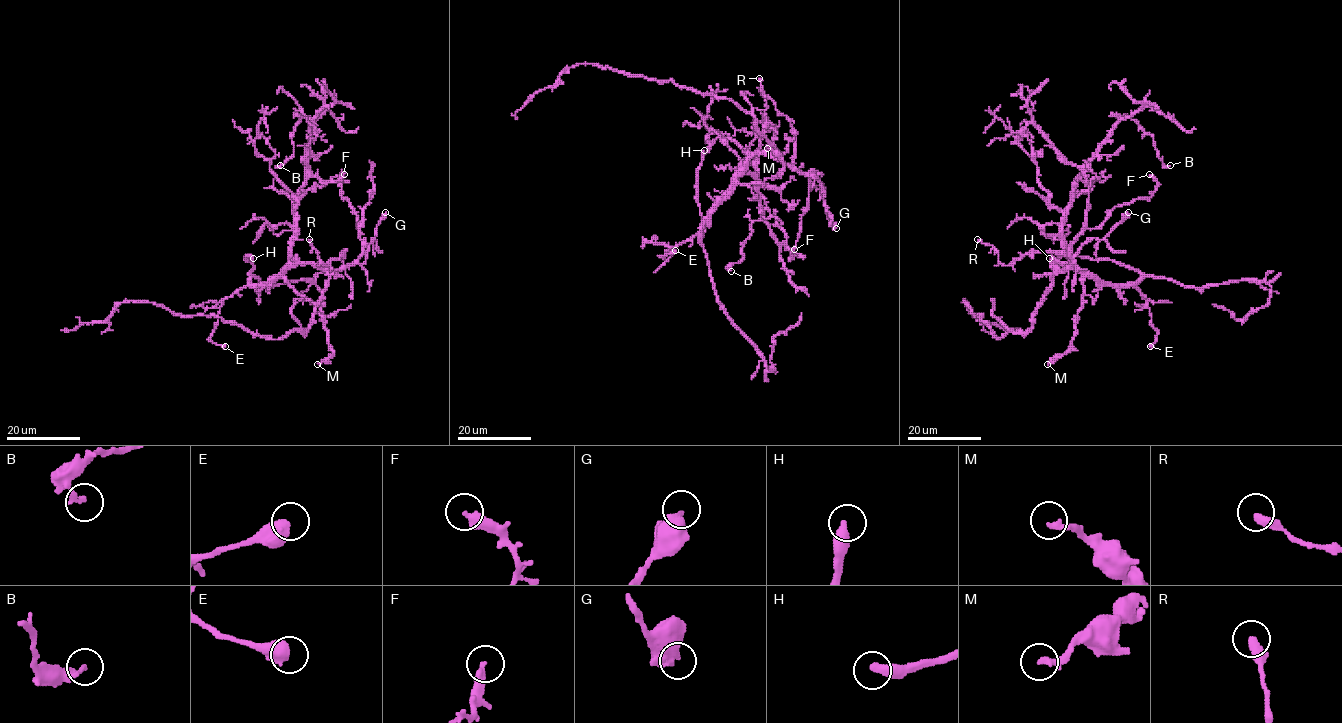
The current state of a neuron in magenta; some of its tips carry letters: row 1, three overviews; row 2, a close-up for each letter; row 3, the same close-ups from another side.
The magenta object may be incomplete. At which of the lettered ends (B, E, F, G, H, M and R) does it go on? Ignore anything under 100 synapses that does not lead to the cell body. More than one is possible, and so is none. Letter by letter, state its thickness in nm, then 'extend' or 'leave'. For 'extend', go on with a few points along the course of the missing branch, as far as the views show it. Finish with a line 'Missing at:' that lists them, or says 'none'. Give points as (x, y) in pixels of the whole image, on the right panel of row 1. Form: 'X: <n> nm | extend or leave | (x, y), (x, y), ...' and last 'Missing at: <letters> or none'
B: 180 nm | leave
E: 600 nm | leave
F: 340 nm | leave
G: 500 nm | leave
H: 400 nm | extend | (1049, 258), (1040, 254), (1046, 235), (1024, 212), (996, 200), (986, 190), (962, 197), (954, 185)
M: 240 nm | leave
R: 400 nm | leave
Missing at: H

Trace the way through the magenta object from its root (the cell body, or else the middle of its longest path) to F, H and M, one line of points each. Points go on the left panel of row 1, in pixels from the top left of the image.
F: (323, 269), (343, 269), (356, 261), (362, 249), (356, 212), (339, 193), (344, 174)
H: (323, 269), (311, 264), (296, 264), (271, 281), (252, 284), (252, 265), (246, 257), (253, 258)
M: (323, 269), (311, 264), (296, 264), (283, 274), (285, 280), (313, 305), (323, 322), (334, 353), (317, 364)

